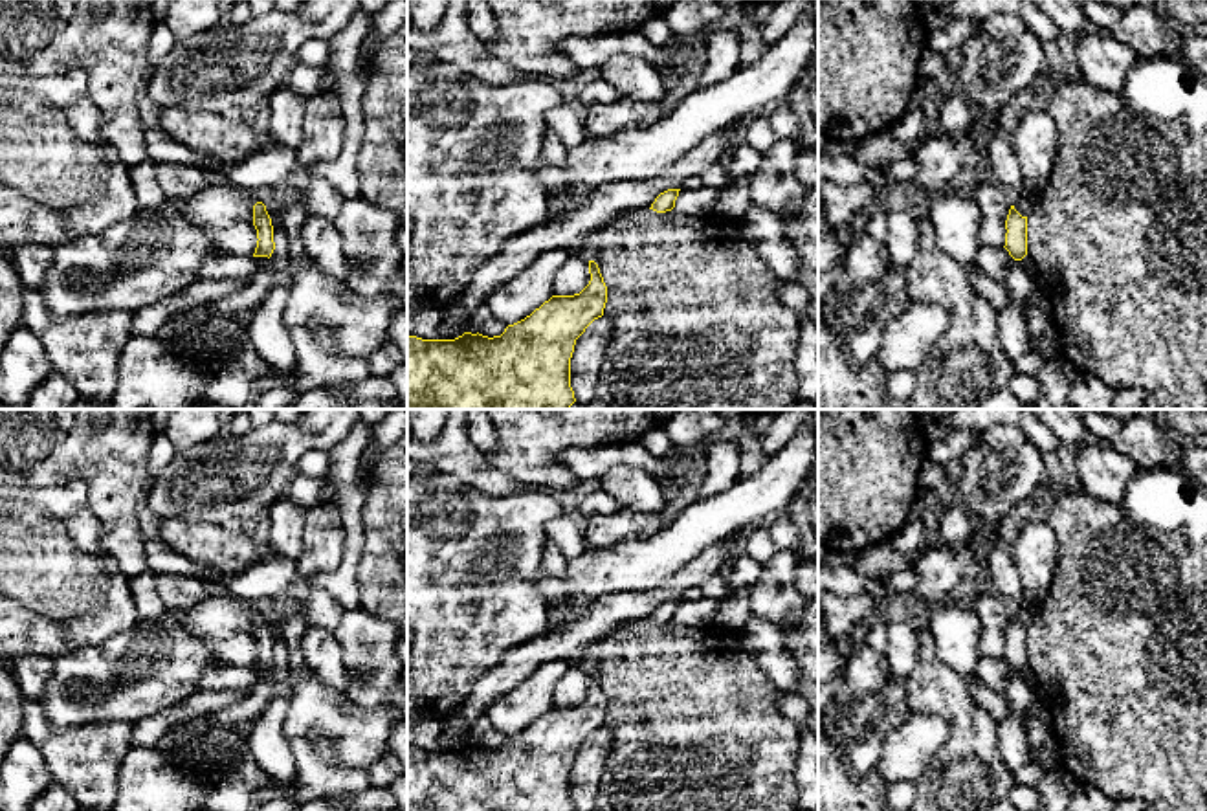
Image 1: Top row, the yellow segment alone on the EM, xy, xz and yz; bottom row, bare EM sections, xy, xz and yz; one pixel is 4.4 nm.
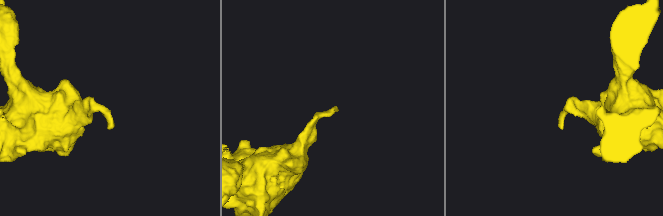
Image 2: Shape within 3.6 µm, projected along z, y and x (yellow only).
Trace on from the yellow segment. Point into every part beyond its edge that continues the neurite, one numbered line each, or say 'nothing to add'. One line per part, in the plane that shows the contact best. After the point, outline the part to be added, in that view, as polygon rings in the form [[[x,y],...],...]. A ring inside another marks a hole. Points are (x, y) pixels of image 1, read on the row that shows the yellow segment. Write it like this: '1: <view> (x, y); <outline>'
nothing to add

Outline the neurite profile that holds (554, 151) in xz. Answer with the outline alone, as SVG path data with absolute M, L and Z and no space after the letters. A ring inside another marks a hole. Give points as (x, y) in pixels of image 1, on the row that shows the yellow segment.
M547 128L543 136L545 161L552 165L565 165L565 152L567 147L563 145L563 141L552 130Z

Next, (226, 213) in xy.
M231 185L205 187L189 200L172 202L196 228L205 229L224 253L253 255L257 229L253 206L266 206L268 193Z

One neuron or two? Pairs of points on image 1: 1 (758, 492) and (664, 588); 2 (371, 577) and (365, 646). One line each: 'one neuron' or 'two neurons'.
1: two neurons
2: two neurons

